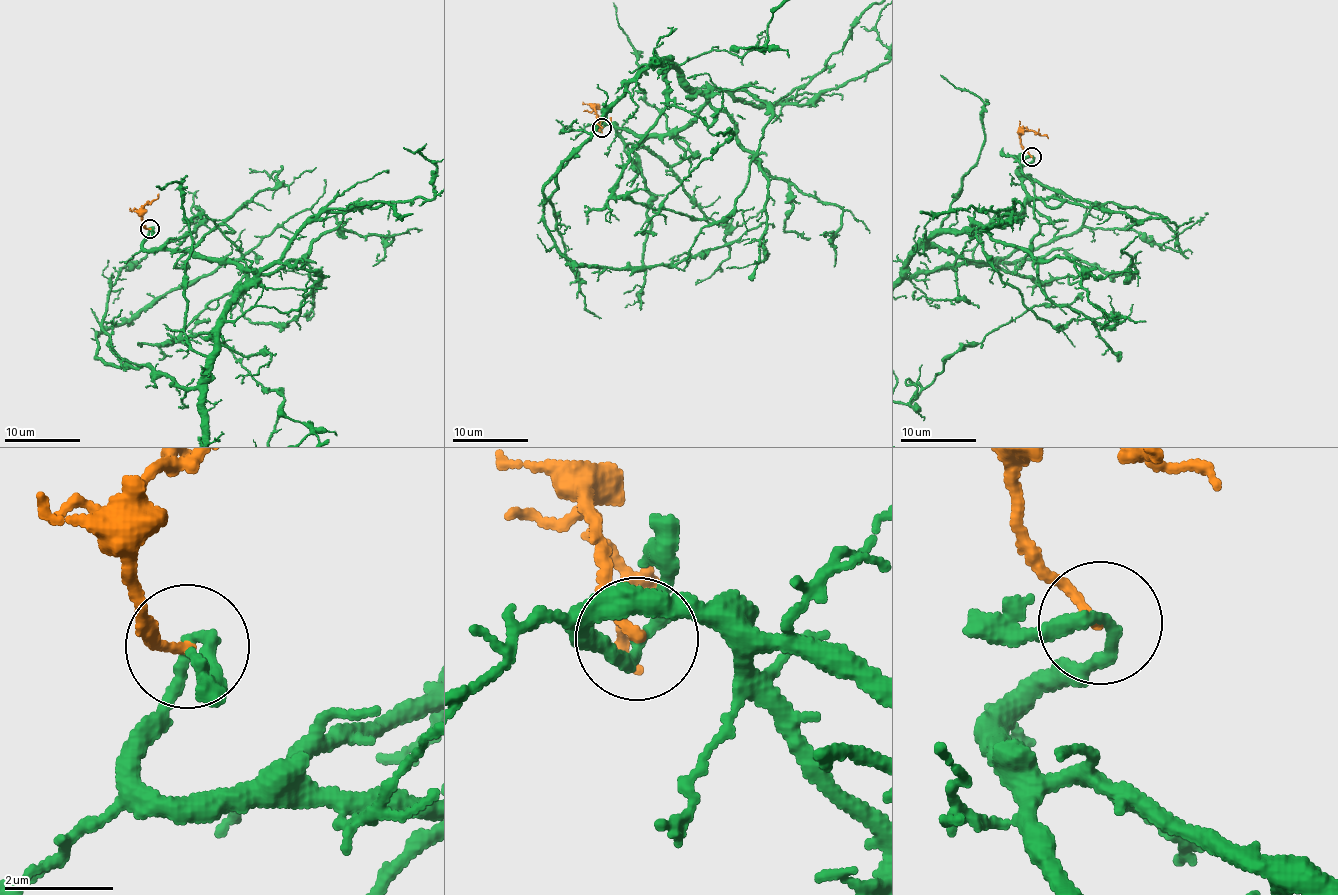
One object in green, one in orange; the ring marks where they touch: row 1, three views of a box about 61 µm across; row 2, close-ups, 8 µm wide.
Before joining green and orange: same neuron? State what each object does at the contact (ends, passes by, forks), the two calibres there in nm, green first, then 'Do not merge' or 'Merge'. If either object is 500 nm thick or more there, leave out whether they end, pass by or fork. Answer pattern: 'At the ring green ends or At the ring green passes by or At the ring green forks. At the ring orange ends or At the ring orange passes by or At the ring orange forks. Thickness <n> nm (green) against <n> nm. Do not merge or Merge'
At the ring green passes by. At the ring orange ends. Thickness 220 nm (green) against 180 nm. Do not merge

